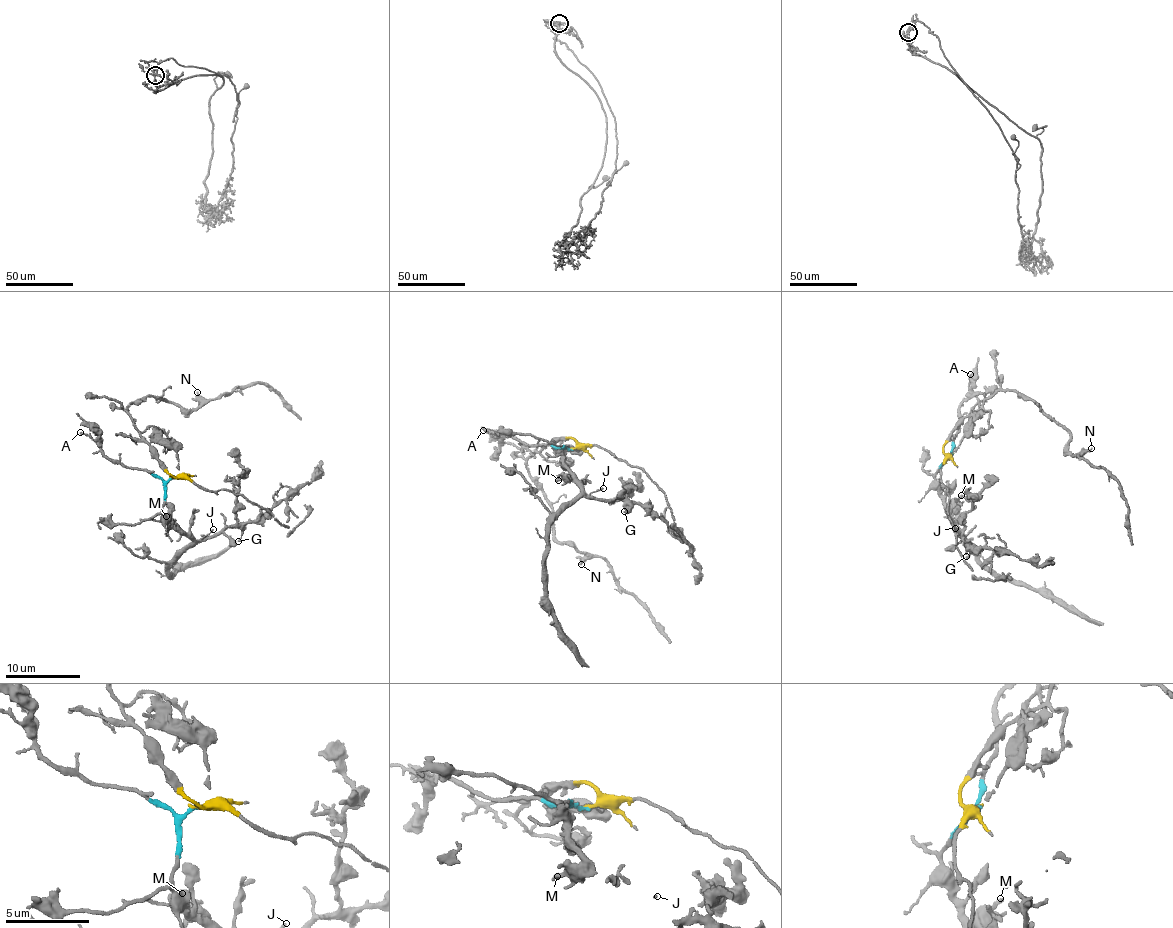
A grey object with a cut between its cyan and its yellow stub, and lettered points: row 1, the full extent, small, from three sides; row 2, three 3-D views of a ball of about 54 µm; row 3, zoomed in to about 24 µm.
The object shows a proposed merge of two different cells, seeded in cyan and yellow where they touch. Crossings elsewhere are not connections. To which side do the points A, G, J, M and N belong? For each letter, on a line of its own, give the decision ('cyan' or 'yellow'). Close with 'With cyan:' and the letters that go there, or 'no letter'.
A: cyan
G: cyan
J: cyan
M: cyan
N: yellow
With cyan: A, G, J, M

